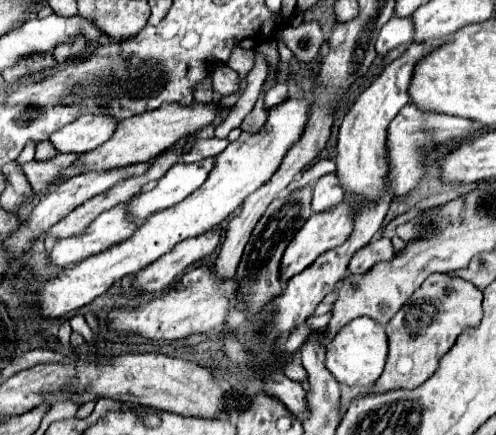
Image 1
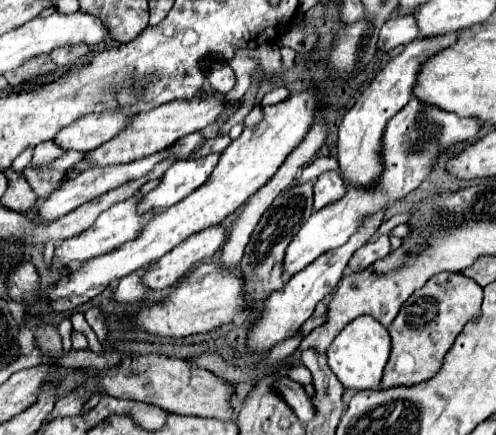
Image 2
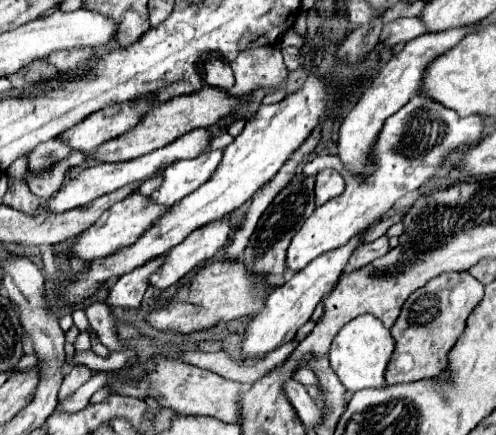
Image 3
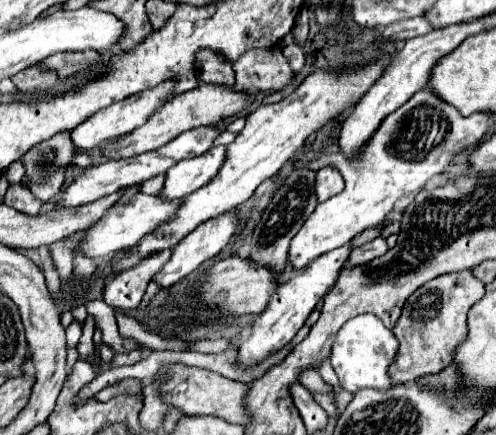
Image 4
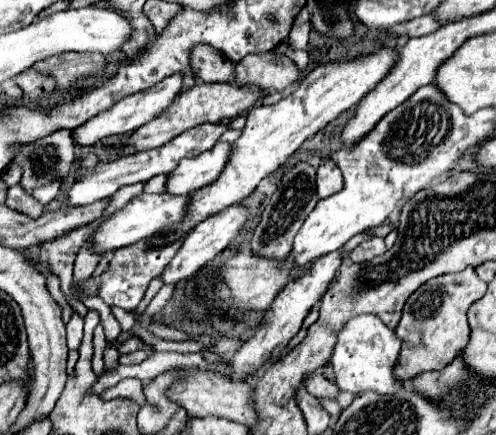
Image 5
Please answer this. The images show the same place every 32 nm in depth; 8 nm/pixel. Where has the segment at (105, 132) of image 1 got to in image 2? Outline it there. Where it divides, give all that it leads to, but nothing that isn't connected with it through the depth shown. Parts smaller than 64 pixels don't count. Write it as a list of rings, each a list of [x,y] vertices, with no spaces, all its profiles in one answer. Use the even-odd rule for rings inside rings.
[[[120,110],[86,114],[80,120],[72,122],[70,126],[62,128],[62,132],[54,136],[54,144],[64,150],[92,152],[94,148],[102,146],[106,140],[116,136],[128,122],[130,122],[130,116],[124,116]]]

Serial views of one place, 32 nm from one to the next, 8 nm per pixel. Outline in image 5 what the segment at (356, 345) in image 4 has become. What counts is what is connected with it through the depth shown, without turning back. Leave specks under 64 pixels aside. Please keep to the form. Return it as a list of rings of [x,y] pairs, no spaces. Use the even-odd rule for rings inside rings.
[[[364,314],[348,320],[338,334],[338,342],[332,352],[332,368],[336,374],[336,384],[340,390],[348,390],[352,394],[360,394],[364,390],[374,390],[378,394],[392,394],[404,388],[404,382],[398,382],[392,374],[400,354],[402,342],[378,316]]]

